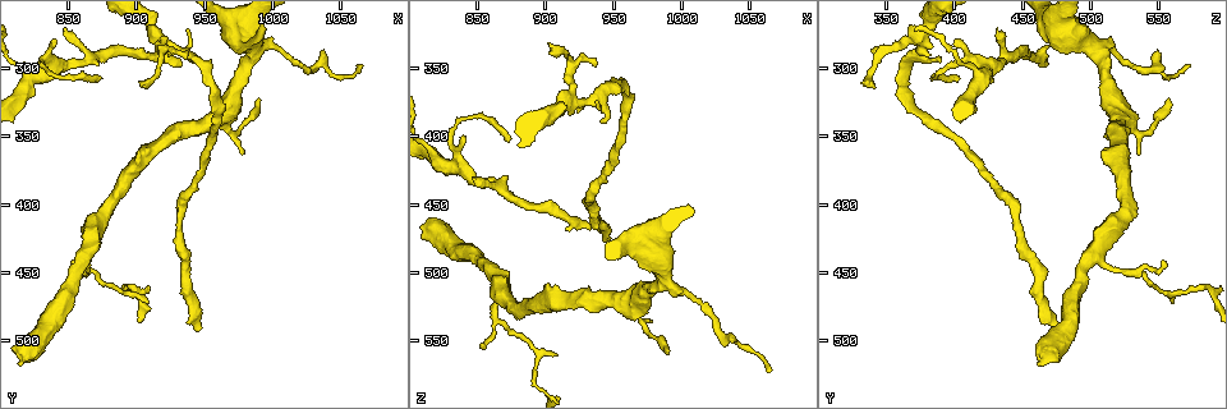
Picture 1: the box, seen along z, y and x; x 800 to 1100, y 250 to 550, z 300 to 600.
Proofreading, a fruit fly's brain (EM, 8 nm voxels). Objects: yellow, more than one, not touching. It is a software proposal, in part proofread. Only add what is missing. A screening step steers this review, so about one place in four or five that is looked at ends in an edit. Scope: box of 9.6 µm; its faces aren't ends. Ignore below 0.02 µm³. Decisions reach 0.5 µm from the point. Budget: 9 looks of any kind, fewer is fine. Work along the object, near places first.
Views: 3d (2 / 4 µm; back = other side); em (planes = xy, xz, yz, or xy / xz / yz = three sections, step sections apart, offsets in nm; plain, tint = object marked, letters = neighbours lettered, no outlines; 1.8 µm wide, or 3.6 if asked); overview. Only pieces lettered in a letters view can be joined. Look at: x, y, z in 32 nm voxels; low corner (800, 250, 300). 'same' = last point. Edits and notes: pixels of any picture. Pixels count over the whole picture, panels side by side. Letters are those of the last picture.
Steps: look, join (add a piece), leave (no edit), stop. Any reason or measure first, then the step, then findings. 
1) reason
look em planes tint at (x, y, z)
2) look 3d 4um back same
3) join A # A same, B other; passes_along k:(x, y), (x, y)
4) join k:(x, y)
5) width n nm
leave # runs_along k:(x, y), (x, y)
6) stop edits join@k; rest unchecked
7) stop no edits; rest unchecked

sharp bend
look 3d 2um back at (864, 438, 504)

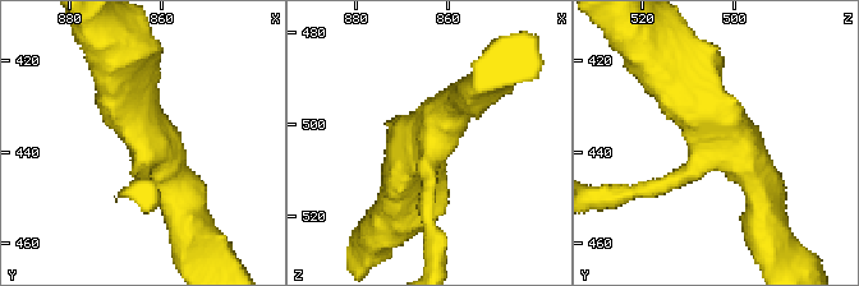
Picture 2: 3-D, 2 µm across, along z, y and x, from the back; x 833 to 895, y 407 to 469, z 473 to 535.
look em planes tint at (864, 437, 503)

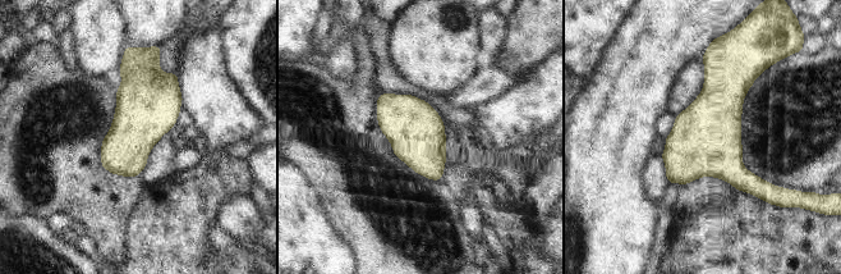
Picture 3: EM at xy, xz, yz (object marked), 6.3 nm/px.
look em planes letters same

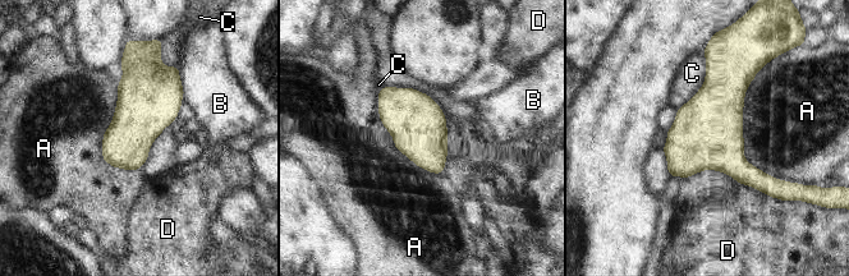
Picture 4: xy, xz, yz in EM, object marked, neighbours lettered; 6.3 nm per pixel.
leave # A other, B other, C other, D other; border 4:(765, 65), (743, 157), (785, 180); no lettered piece goes on from it

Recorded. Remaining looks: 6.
thin neck
look 3d 4um at (896, 462, 586)

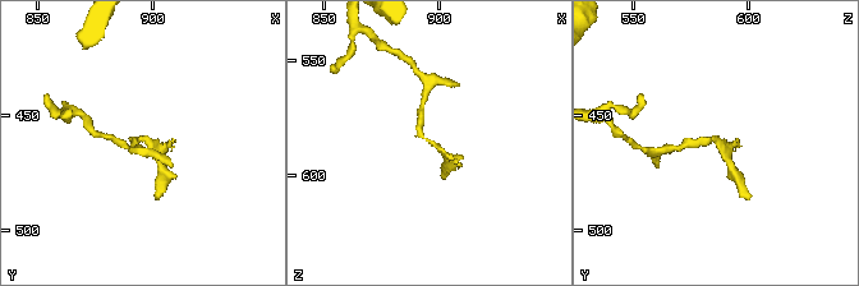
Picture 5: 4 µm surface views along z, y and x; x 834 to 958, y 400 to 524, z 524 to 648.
now the EM
look em planes letters at (897, 462, 586)

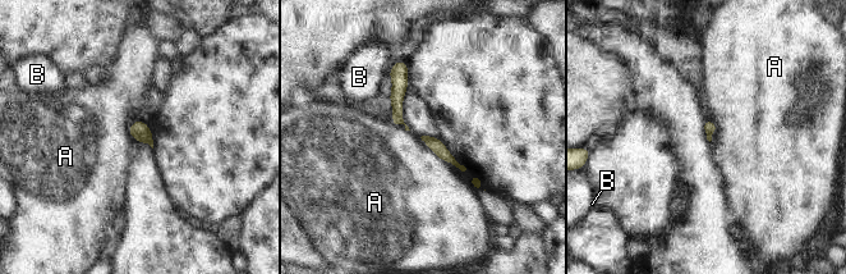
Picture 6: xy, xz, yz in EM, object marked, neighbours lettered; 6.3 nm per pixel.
leave # A other, B other; no lettered piece goes on from it

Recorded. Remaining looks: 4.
free end
look 3d 2um at (902, 310, 332)

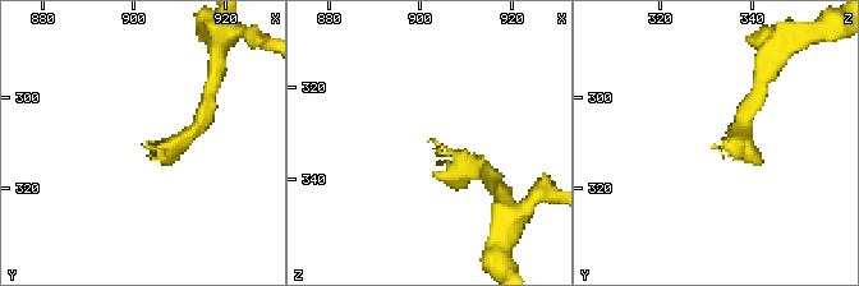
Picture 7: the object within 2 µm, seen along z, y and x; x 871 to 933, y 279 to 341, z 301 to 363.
look em planes letters at (903, 310, 331)

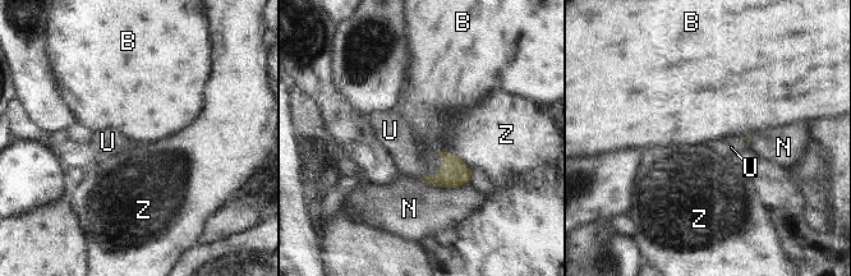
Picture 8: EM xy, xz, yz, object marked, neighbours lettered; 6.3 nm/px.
join U # B other, N other, U same, Z other; passes_along 8:(454, 173), (437, 173), (409, 161); the neuron continues

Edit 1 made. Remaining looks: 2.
an open end
look em yz step 4 tint at (938, 270, 374)

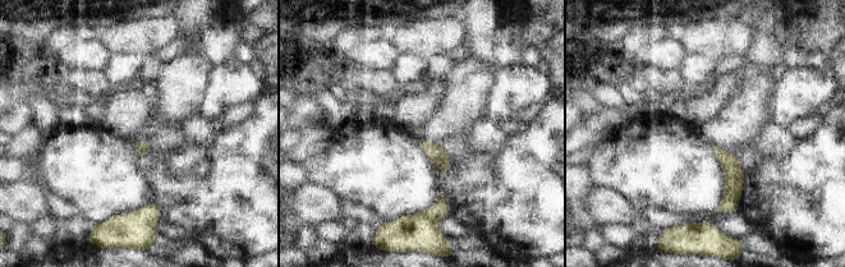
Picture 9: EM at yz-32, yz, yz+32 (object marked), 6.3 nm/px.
cut it another way
look em planes letters same

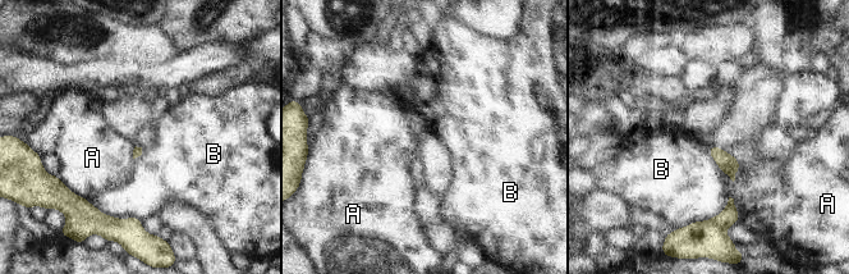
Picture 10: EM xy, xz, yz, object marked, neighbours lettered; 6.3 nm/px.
leave # A other, B other; border 10:(58, 177), (73, 192), (88, 201); no lettered piece goes on from it

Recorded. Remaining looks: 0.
stop edits join@8; rest unchecked

